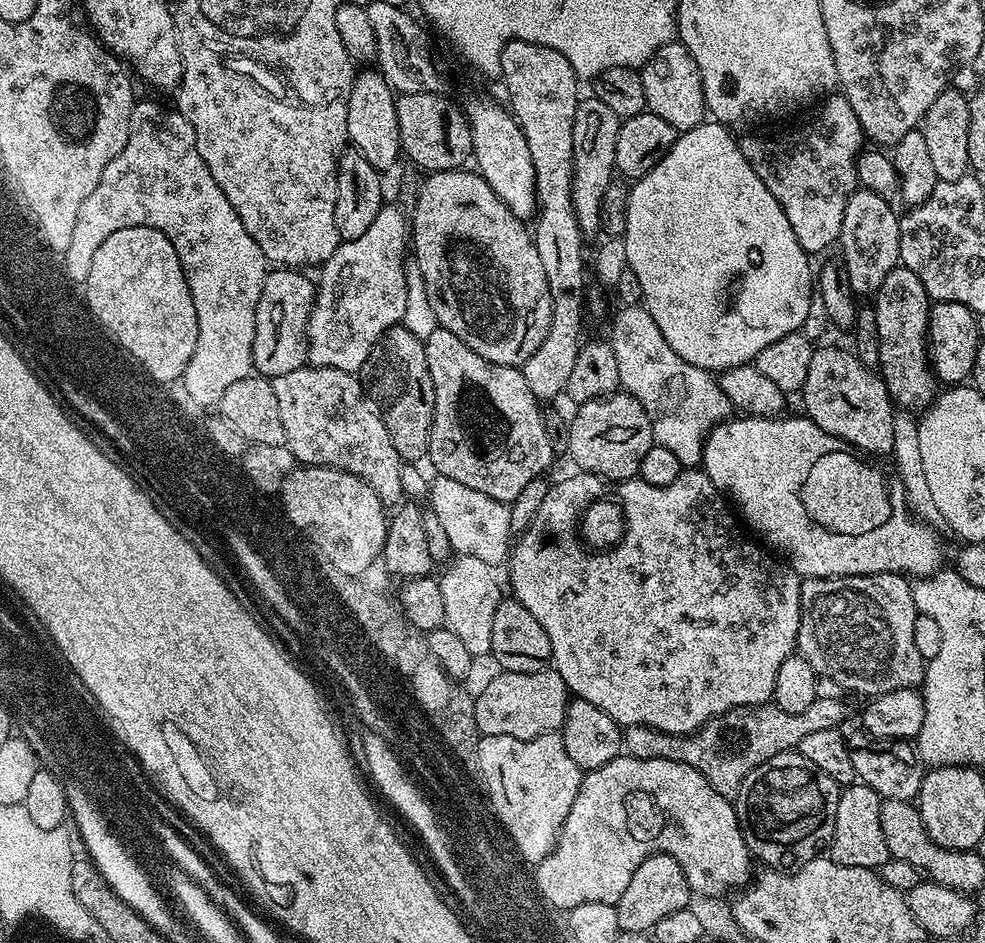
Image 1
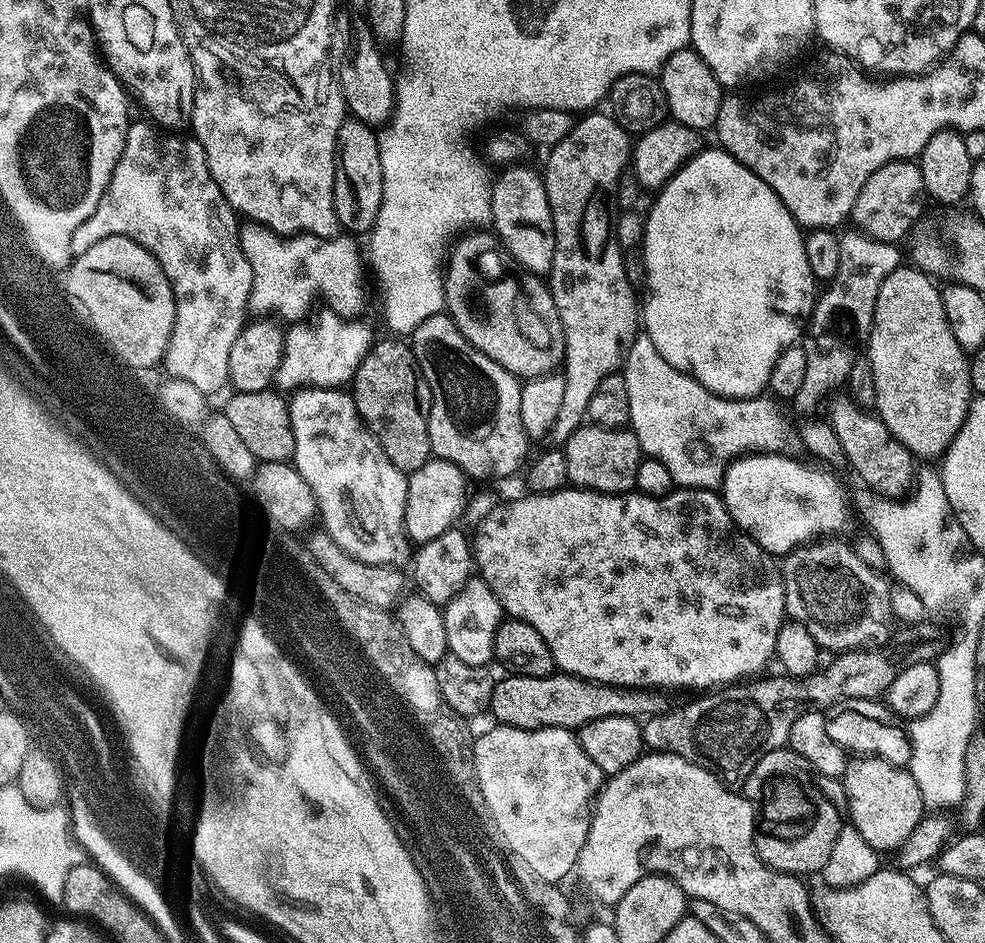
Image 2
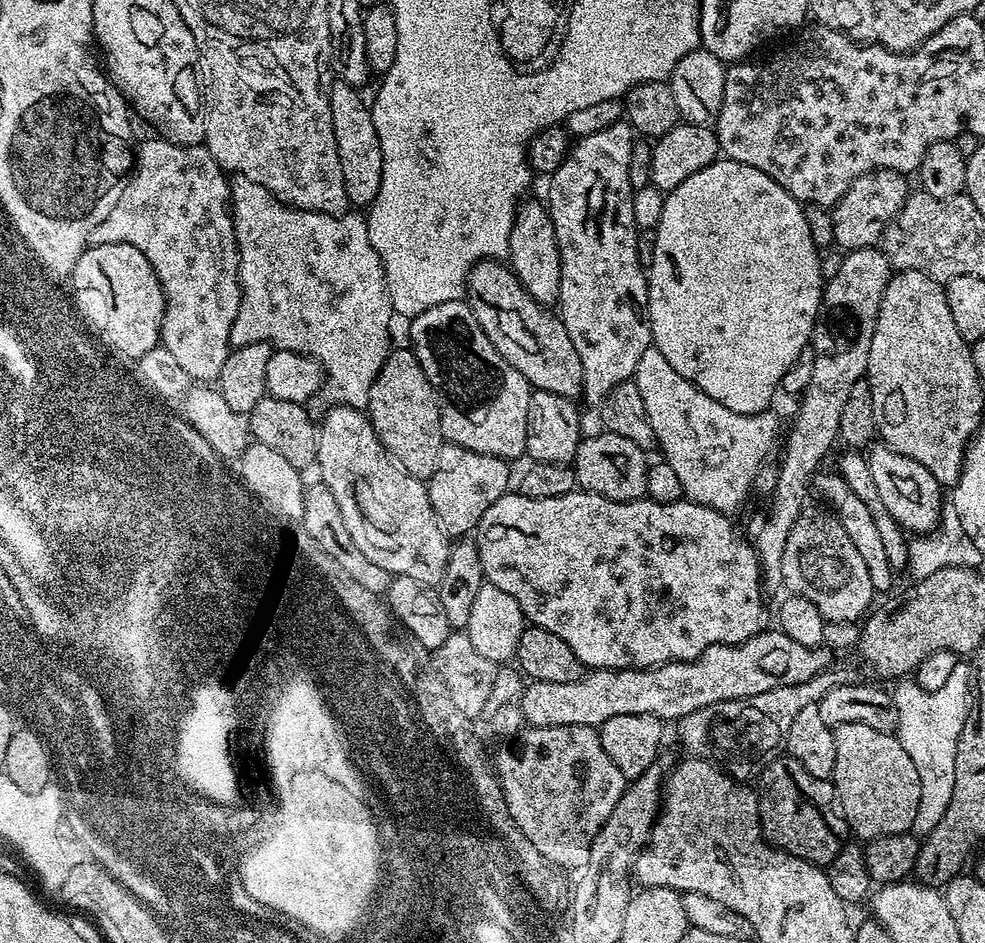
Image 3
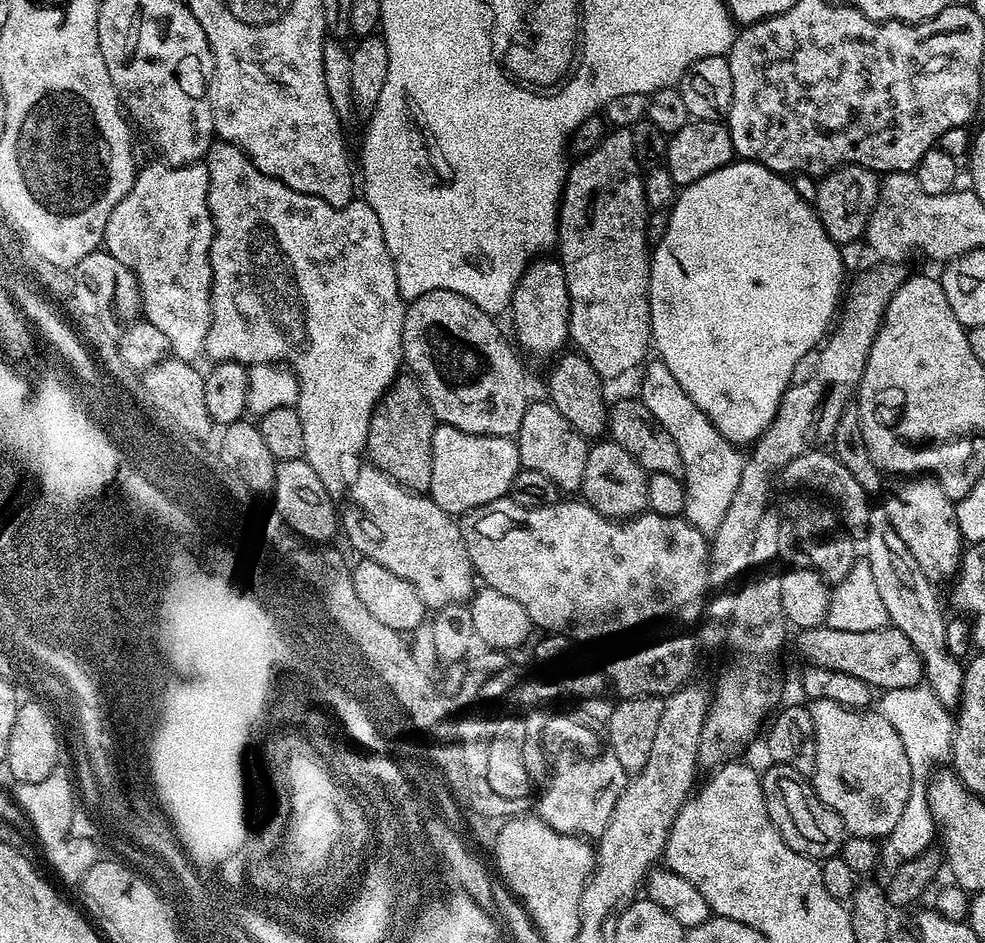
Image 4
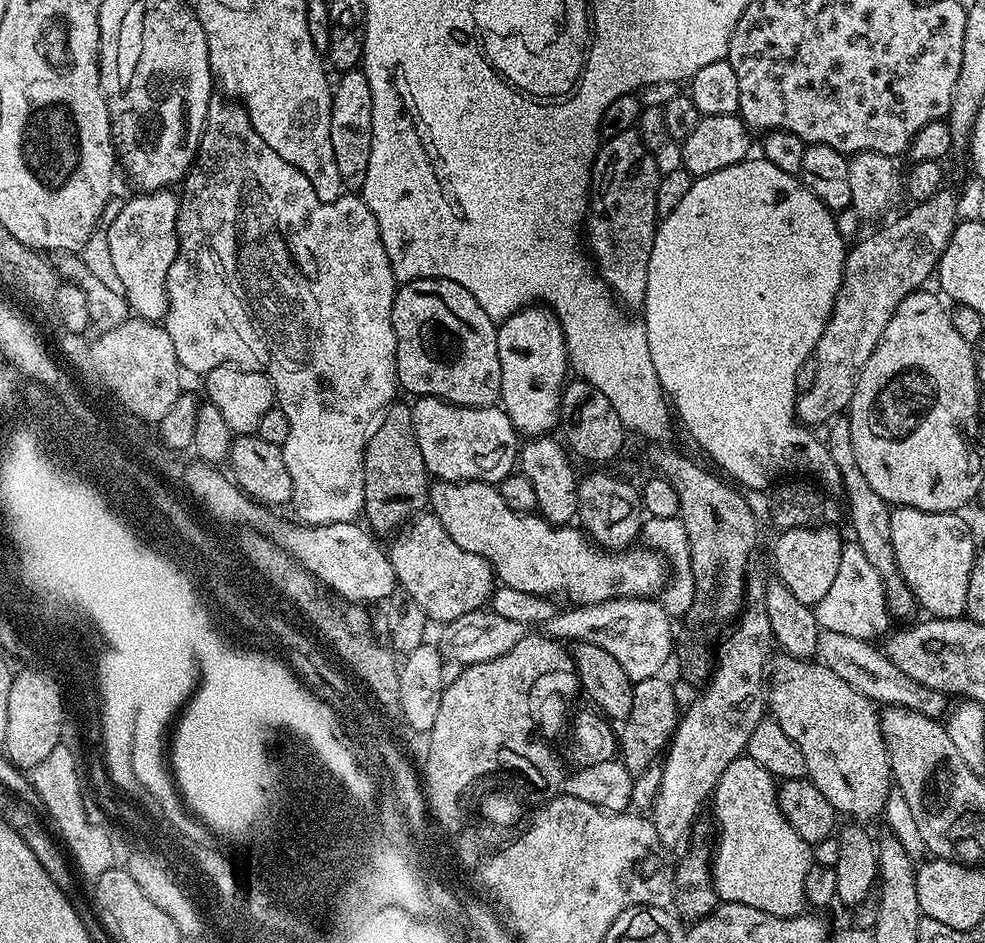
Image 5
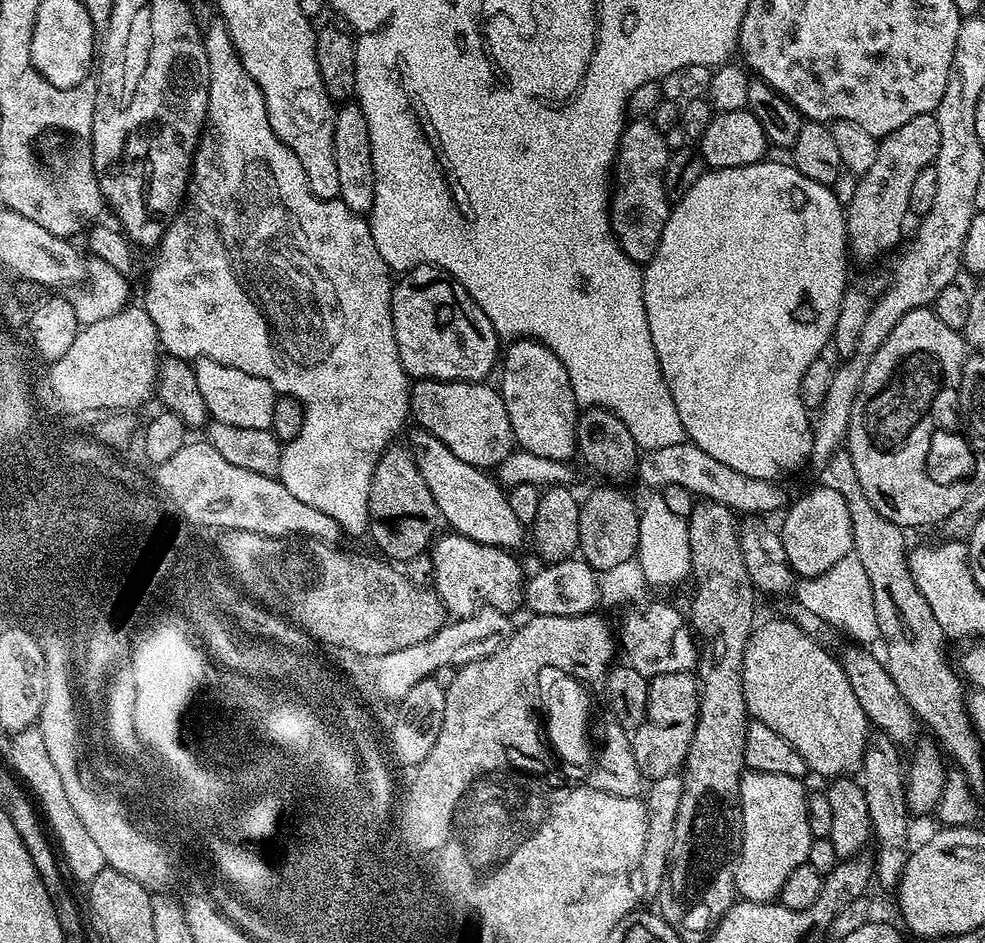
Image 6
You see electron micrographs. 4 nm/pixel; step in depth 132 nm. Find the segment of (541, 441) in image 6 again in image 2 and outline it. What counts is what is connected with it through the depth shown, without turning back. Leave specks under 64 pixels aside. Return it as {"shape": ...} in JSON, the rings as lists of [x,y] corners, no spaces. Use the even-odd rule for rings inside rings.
{"shape":[[[524,162],[503,169],[500,177],[491,181],[492,190],[492,218],[491,227],[495,235],[499,236],[500,243],[511,256],[524,268],[537,274],[547,274],[554,266],[554,250],[556,239],[554,238],[554,218],[550,214],[550,198],[546,198],[546,186],[544,177],[539,171],[536,172]]]}

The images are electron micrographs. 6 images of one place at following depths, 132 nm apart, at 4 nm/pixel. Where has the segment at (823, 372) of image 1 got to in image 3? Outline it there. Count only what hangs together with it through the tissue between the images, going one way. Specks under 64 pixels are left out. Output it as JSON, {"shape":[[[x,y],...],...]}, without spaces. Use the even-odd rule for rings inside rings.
{"shape":[[[883,442],[875,443],[867,453],[870,474],[878,489],[878,498],[882,498],[882,506],[890,510],[890,514],[900,523],[900,527],[908,534],[920,534],[931,530],[940,522],[940,514],[946,503],[942,486],[922,466],[922,462],[914,462],[914,458],[906,458],[906,454],[898,454]]]}

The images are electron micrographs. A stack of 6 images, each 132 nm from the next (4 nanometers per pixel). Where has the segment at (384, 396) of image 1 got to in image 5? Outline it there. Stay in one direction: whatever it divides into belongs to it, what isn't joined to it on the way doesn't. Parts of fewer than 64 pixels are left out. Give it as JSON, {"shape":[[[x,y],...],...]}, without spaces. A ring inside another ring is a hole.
{"shape":[[[392,406],[383,413],[376,430],[364,448],[364,511],[363,519],[373,533],[403,529],[416,519],[430,504],[428,468],[418,450],[412,425],[412,409]],[[384,420],[384,421],[383,421]],[[405,523],[405,524],[404,524]],[[404,524],[404,525],[403,525]]]}

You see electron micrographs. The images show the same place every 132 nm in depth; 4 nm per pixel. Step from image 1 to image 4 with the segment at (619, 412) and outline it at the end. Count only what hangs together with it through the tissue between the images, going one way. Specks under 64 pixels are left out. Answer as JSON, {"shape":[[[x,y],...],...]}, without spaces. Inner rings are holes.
{"shape":[[[596,442],[589,447],[586,458],[586,470],[582,474],[583,503],[588,504],[598,514],[607,516],[609,520],[623,522],[631,517],[639,516],[648,507],[646,502],[646,482],[648,473],[629,452],[622,446],[611,442]]]}

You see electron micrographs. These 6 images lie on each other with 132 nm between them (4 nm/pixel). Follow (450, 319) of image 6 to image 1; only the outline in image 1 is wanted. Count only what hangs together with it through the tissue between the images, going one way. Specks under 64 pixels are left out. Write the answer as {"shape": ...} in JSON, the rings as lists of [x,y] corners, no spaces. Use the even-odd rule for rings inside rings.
{"shape":[[[439,326],[423,342],[434,386],[427,463],[432,463],[439,475],[454,478],[478,494],[511,502],[532,479],[543,477],[554,462],[541,405],[530,394],[523,371],[507,364],[491,364],[453,332]]]}

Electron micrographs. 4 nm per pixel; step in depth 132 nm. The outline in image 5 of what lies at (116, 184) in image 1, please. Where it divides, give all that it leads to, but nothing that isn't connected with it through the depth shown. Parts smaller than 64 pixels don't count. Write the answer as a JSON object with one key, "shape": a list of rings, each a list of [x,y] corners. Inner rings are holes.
{"shape":[[[172,190],[145,192],[136,194],[120,208],[120,213],[112,220],[108,228],[108,260],[112,263],[112,272],[116,275],[119,291],[128,302],[129,309],[143,320],[160,322],[168,310],[166,294],[166,274],[176,257],[178,238],[176,237],[176,215],[180,209],[177,193]]]}

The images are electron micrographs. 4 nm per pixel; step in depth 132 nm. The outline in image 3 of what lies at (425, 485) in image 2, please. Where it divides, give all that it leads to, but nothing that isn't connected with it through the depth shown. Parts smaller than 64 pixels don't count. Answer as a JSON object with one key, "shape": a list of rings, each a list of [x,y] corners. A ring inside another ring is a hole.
{"shape":[[[441,443],[436,468],[426,483],[430,506],[436,515],[437,522],[443,528],[445,536],[464,538],[475,529],[476,523],[482,518],[482,514],[486,514],[486,510],[490,510],[490,506],[494,506],[494,502],[498,502],[498,498],[509,491],[508,468],[510,468],[509,461],[500,460],[496,456],[478,454],[474,450],[466,450],[457,444]]]}

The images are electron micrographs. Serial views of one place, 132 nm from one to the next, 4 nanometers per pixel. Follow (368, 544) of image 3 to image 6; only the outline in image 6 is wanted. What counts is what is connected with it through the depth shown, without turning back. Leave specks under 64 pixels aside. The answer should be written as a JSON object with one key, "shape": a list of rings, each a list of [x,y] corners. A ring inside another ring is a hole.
{"shape":[[[441,535],[430,548],[431,583],[453,617],[470,616],[481,606],[512,614],[516,607],[524,604],[526,572],[520,569],[511,551],[479,544],[465,536],[447,535]]]}

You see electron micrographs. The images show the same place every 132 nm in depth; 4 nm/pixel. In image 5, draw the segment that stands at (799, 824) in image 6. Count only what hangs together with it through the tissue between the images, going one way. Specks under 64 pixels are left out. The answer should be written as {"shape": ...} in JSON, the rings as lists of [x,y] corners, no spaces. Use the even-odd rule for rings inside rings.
{"shape":[[[746,754],[726,766],[710,800],[710,808],[712,804],[716,811],[714,824],[718,829],[712,857],[712,885],[716,887],[716,895],[723,903],[754,906],[754,910],[766,910],[766,914],[775,916],[798,916],[806,908],[804,883],[806,874],[814,866],[812,848],[802,838],[798,838],[794,826],[786,822],[778,806],[777,787],[773,776]]]}

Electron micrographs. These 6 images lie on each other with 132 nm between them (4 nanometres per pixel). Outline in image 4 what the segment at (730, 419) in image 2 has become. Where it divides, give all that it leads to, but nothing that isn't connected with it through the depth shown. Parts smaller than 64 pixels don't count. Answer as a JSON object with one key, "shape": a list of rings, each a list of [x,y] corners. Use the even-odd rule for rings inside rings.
{"shape":[[[659,358],[649,359],[643,365],[643,372],[638,398],[644,403],[646,410],[650,410],[652,419],[659,422],[666,434],[670,434],[674,446],[678,446],[682,460],[682,479],[686,494],[683,517],[700,533],[711,538],[717,532],[718,525],[738,490],[744,469],[743,455],[736,453],[739,451],[733,450],[734,445],[702,414],[702,410],[698,410],[698,406],[694,406],[694,402],[690,402],[682,386],[678,386],[674,374],[670,374],[670,370]],[[703,506],[706,506],[706,525]]]}

